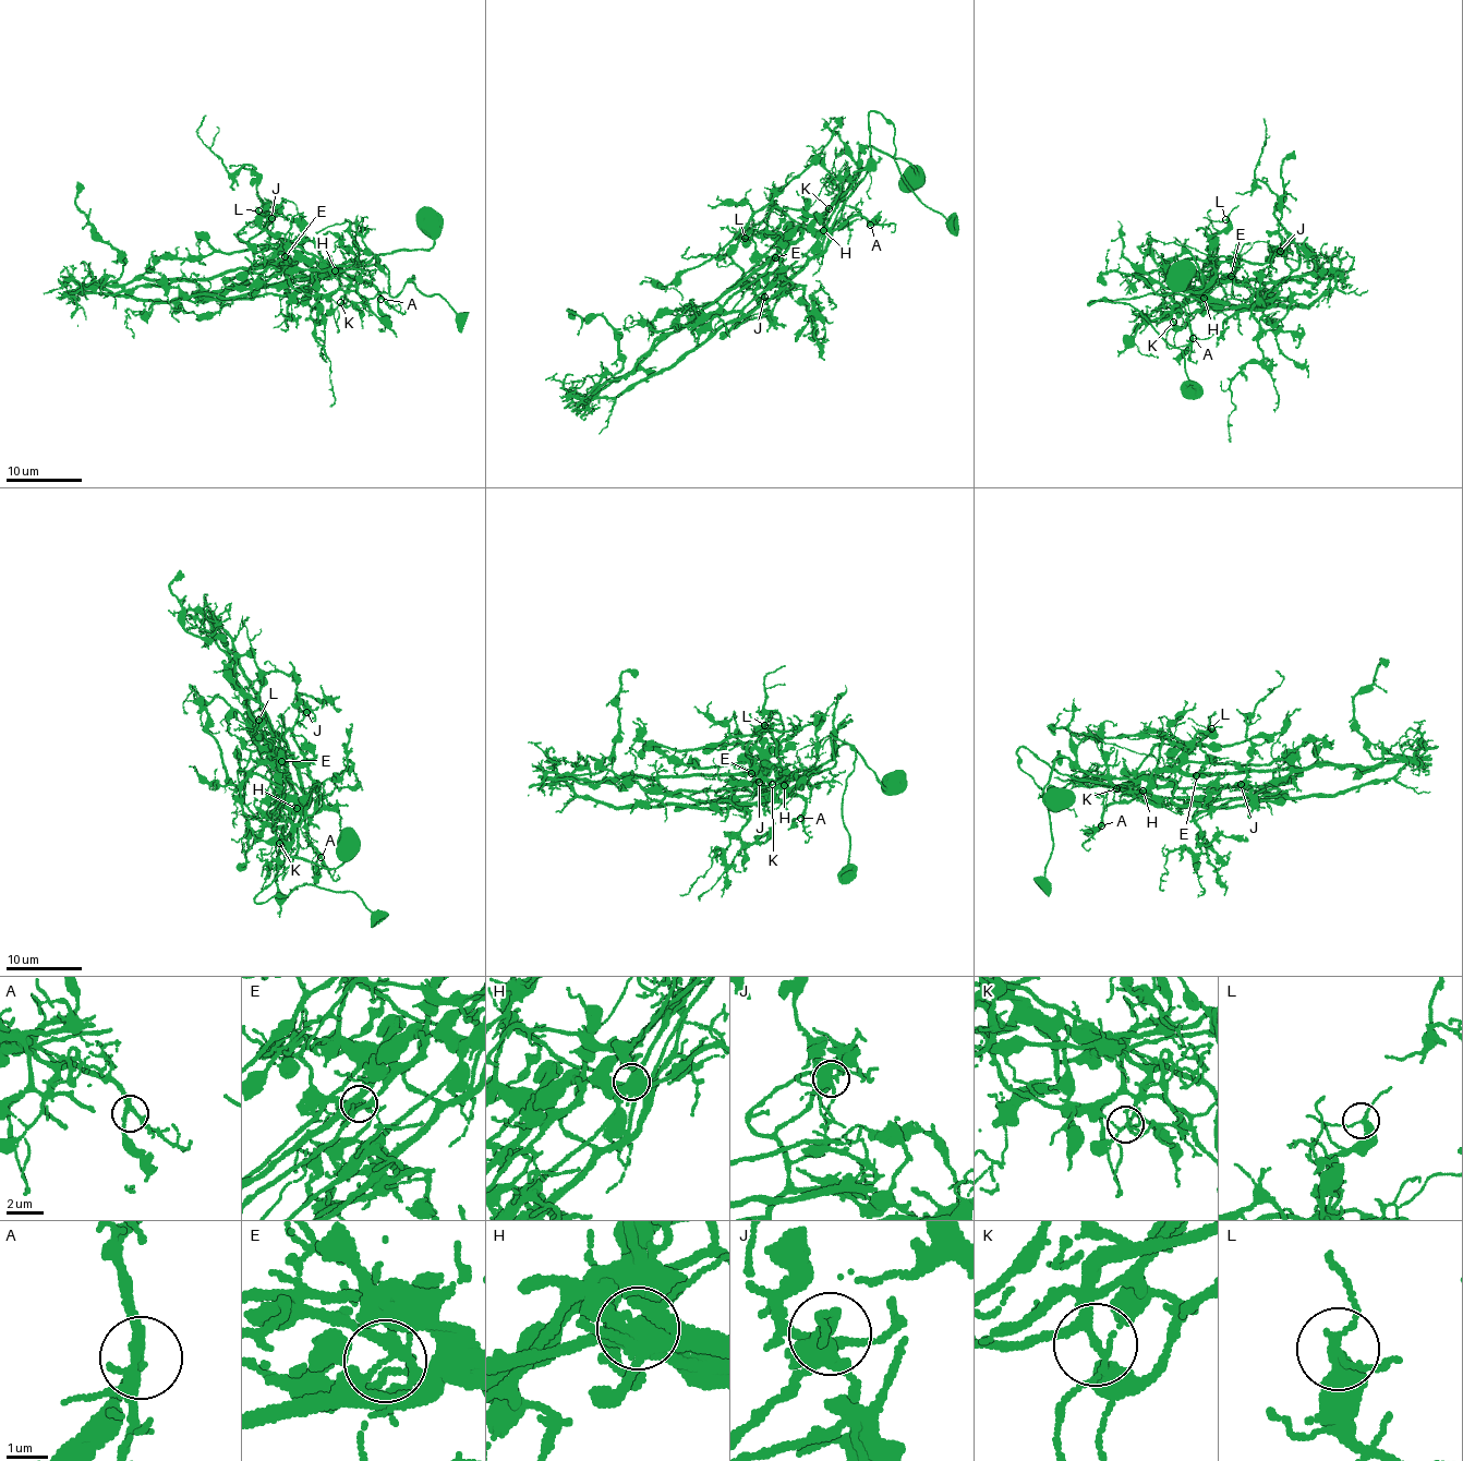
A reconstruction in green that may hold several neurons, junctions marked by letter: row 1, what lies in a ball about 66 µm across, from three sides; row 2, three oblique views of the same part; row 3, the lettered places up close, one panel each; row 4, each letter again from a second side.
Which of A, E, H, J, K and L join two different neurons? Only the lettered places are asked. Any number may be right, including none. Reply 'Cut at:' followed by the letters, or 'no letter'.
Cut at: E, H, K

